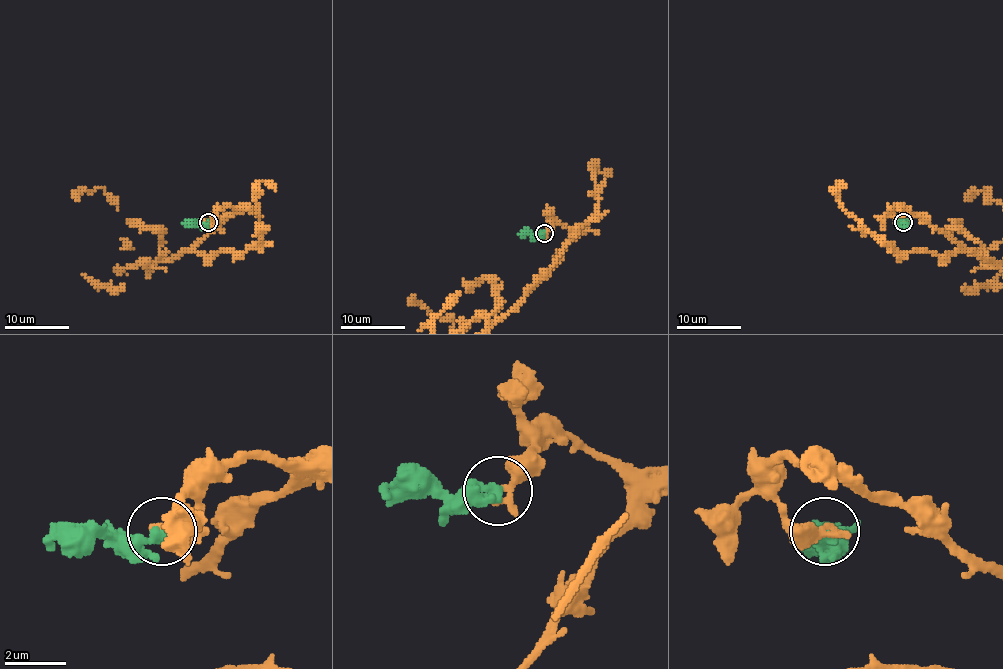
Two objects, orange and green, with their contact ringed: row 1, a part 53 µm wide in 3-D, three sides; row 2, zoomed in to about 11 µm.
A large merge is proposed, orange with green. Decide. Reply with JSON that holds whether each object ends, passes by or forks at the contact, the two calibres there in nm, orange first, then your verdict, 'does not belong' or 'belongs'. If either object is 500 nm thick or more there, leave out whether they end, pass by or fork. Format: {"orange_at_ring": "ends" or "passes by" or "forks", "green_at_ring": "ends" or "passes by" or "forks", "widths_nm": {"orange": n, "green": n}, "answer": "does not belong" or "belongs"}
{"orange_at_ring": "ends", "green_at_ring": "ends", "widths_nm": {"orange": 360, "green": 360}, "answer": "does not belong"}

